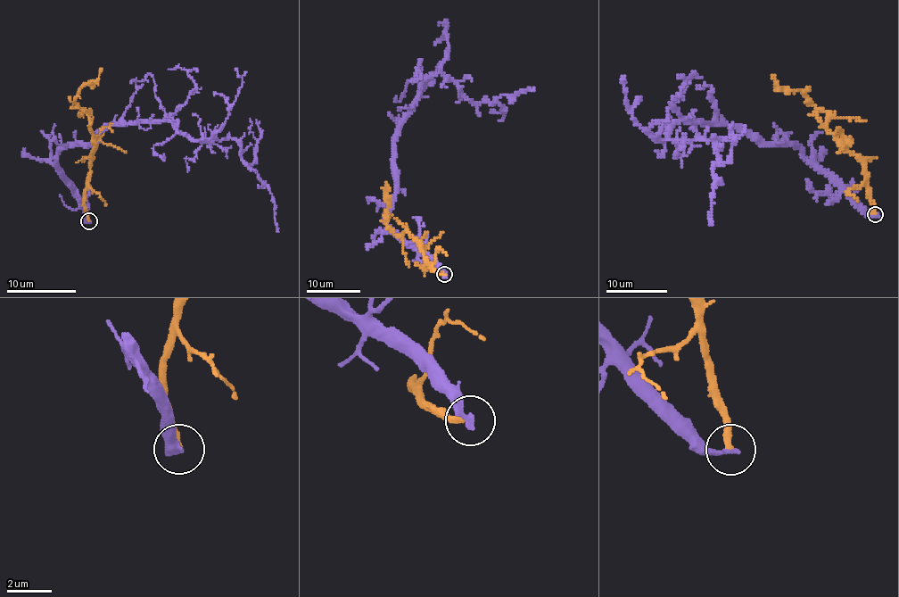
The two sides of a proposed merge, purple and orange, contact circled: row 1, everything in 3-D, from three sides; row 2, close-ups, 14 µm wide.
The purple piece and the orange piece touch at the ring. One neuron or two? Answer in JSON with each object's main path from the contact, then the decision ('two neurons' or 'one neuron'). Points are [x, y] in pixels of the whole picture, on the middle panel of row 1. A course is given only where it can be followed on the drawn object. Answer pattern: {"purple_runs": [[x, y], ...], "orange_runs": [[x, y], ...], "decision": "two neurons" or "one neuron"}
{"purple_runs": [[443, 274], [384, 217], [395, 190], [392, 161], [400, 122], [419, 87], [443, 73], [479, 103], [533, 88]], "orange_runs": [[443, 274], [429, 266], [422, 245], [408, 231], [400, 235], [387, 226], [384, 217], [388, 199], [386, 183]], "decision": "one neuron"}

